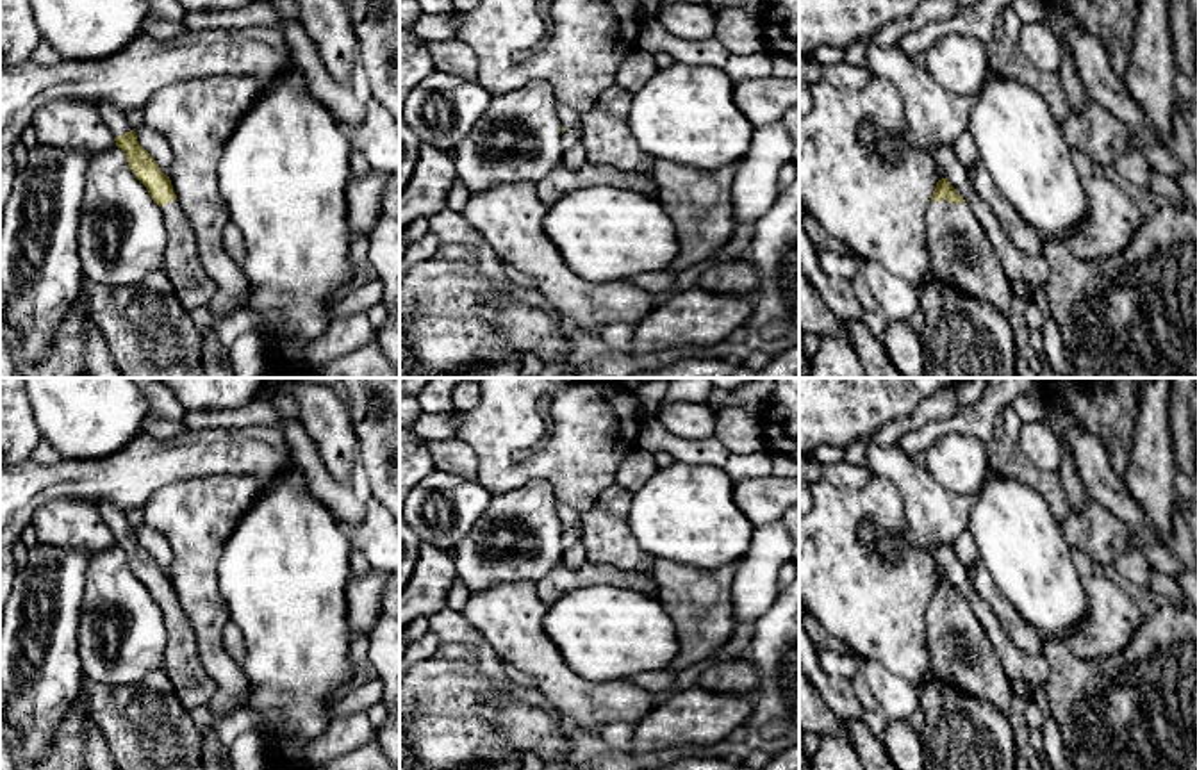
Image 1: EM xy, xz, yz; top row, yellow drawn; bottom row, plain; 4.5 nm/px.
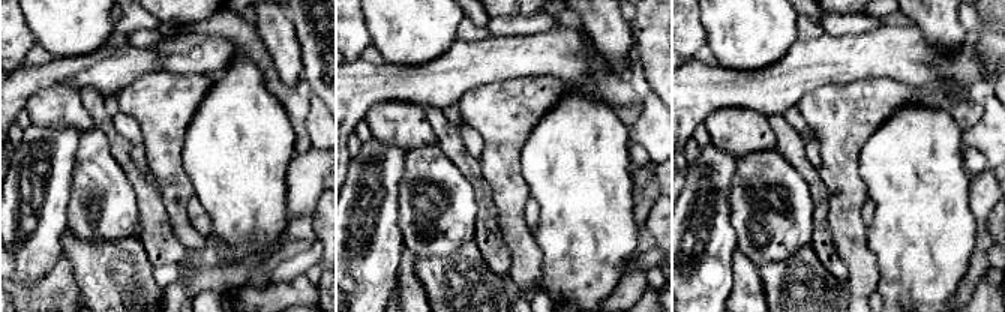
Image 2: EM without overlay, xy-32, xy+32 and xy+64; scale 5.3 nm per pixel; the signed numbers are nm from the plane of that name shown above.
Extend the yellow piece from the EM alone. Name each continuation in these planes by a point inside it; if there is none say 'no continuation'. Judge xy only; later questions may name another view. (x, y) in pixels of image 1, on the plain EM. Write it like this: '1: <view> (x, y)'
1: xy (116, 521)
2: xy (193, 687)

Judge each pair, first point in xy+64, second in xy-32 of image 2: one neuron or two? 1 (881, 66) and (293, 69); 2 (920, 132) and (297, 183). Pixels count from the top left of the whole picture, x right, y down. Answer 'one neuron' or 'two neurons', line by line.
1: two neurons
2: two neurons

